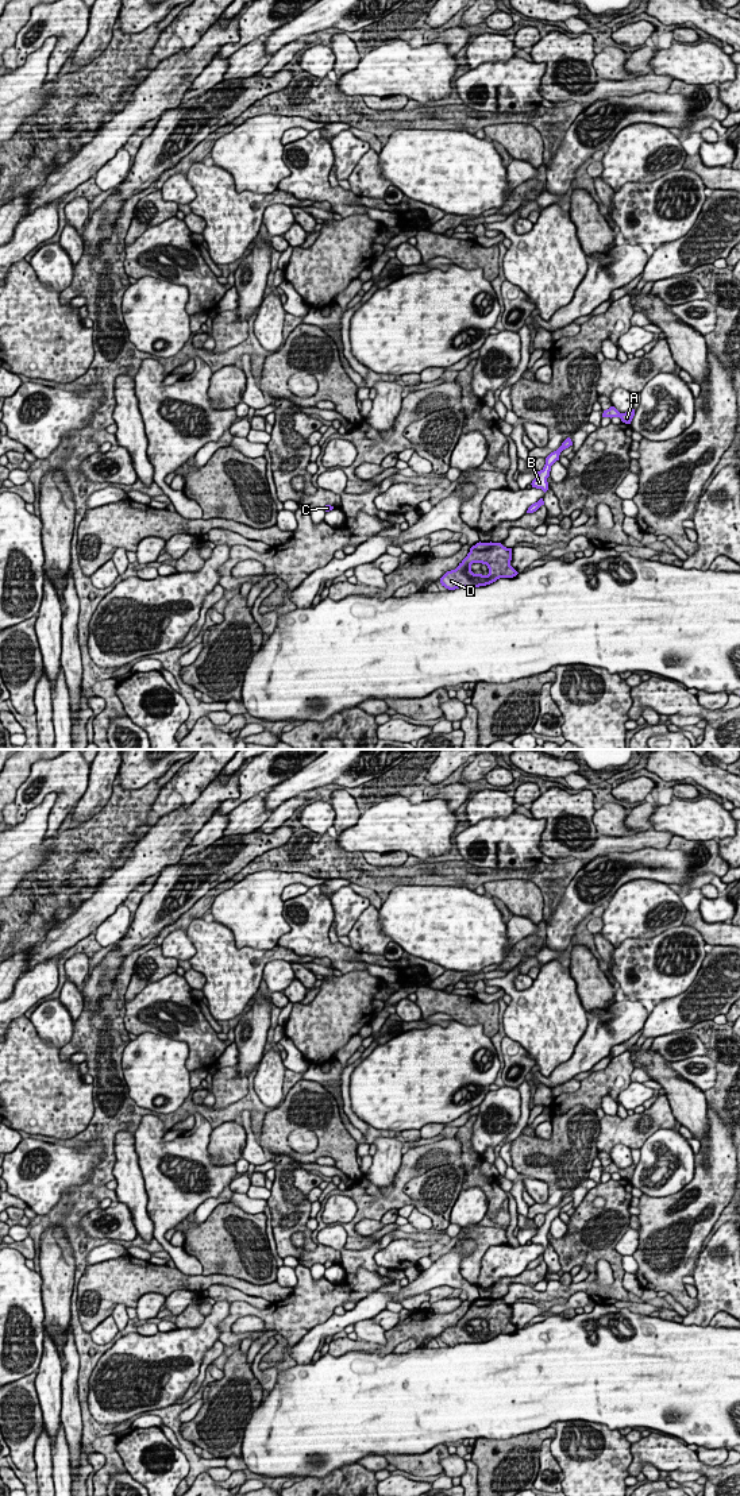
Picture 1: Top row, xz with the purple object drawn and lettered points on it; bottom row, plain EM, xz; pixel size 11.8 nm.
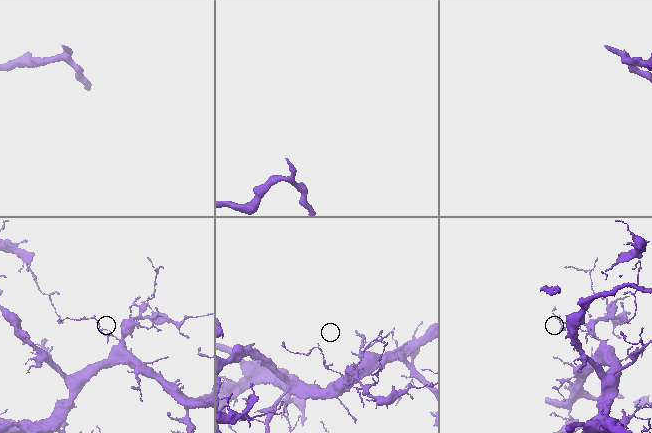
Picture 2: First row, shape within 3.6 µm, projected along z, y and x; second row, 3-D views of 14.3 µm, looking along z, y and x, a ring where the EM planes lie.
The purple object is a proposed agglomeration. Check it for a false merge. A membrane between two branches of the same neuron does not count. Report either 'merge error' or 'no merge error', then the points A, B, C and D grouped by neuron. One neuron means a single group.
no merge error; A B C D

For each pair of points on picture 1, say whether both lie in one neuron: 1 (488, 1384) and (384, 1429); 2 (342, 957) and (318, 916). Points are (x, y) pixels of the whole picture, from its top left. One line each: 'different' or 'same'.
1: same
2: same

